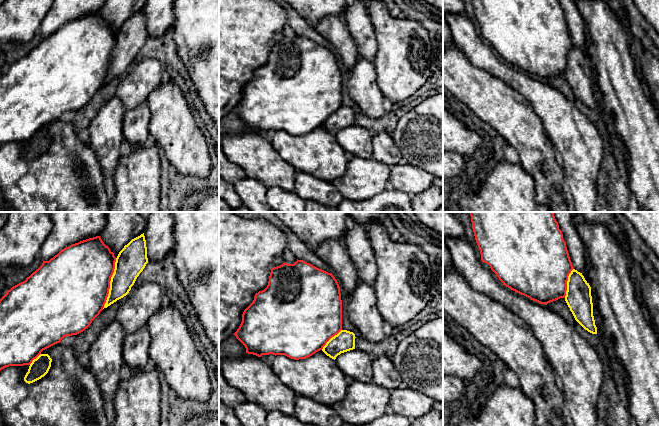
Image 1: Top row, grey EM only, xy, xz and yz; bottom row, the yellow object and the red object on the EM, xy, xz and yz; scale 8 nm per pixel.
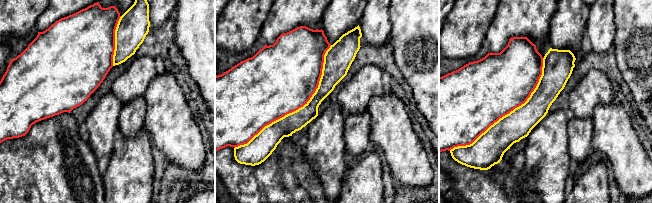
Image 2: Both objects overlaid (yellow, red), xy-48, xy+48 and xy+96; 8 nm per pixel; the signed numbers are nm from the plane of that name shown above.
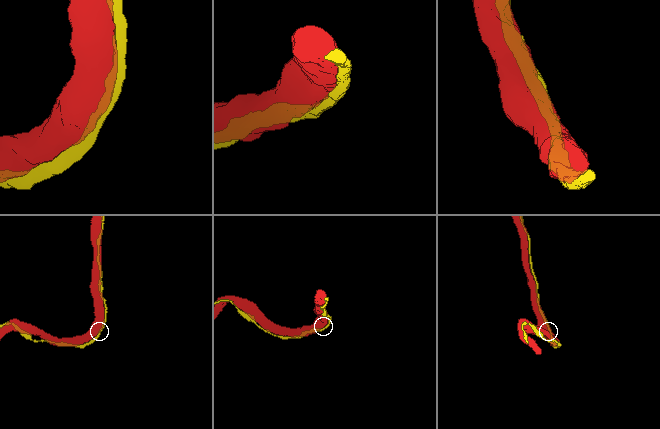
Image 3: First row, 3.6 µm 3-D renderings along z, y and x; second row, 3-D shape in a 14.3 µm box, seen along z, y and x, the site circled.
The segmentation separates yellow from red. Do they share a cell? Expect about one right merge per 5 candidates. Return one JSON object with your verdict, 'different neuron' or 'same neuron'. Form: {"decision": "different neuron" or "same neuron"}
{"decision": "same neuron"}

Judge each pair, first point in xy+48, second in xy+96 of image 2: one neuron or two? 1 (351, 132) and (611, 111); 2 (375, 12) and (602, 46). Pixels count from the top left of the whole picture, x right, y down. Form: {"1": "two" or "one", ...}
{"1": "one", "2": "one"}

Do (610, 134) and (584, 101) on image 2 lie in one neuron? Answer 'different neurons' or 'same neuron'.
different neurons

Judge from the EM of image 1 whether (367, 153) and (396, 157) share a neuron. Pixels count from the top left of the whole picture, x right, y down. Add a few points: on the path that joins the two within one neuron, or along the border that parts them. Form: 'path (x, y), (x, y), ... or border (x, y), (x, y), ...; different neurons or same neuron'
border (372, 137), (372, 156), (369, 158), (354, 156); different neurons

